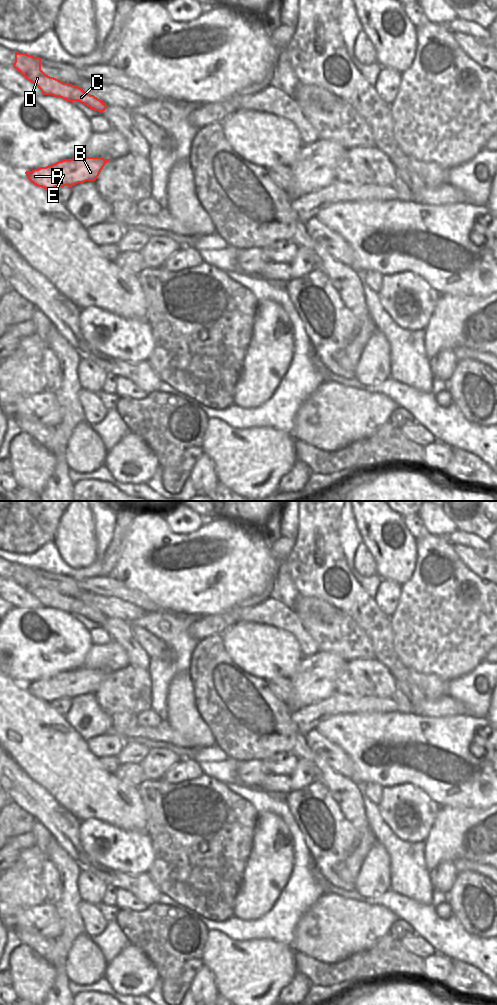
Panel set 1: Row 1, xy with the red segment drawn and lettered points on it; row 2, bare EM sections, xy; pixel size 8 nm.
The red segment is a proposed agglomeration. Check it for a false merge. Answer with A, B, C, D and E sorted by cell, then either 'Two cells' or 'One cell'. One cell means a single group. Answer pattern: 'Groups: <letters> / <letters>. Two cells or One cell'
Groups: A B C D E. One cell

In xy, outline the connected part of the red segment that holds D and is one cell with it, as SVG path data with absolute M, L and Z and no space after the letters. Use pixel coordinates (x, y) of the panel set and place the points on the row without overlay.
M15 564L13 579L28 593L36 597L43 607L60 609L66 613L78 613L94 623L102 625L107 617L95 609L86 605L77 597L64 595L54 589L46 587L41 582L41 570L26 565Z

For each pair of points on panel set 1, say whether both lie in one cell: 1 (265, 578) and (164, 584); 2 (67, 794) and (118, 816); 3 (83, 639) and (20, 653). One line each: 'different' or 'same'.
1: same
2: same
3: same

